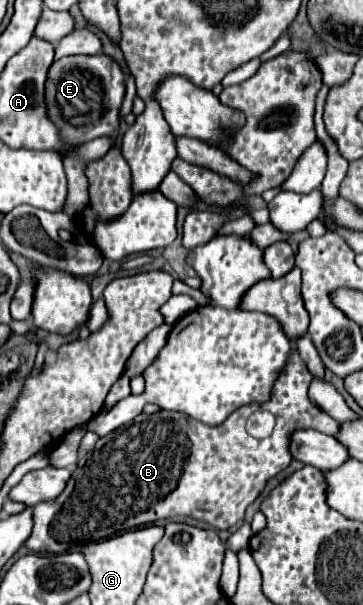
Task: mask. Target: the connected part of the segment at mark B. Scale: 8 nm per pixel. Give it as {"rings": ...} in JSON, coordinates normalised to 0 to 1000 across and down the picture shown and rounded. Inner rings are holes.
{"rings":[[[807,575],[758,628],[741,664],[664,671],[603,704],[570,707],[559,698],[477,678],[383,684],[273,724],[262,740],[218,757],[223,770],[201,777],[163,823],[107,830],[91,840],[96,869],[69,896],[74,906],[113,916],[207,912],[234,896],[284,893],[333,876],[344,879],[482,853],[565,860],[592,876],[631,876],[669,860],[675,840],[719,817],[736,793],[796,770],[796,721],[813,711],[862,707],[890,717],[923,717],[934,707],[906,684],[851,661],[846,641],[857,628],[857,615]],[[708,674],[741,678],[763,691],[752,717],[725,727],[675,714],[675,694]]]}

